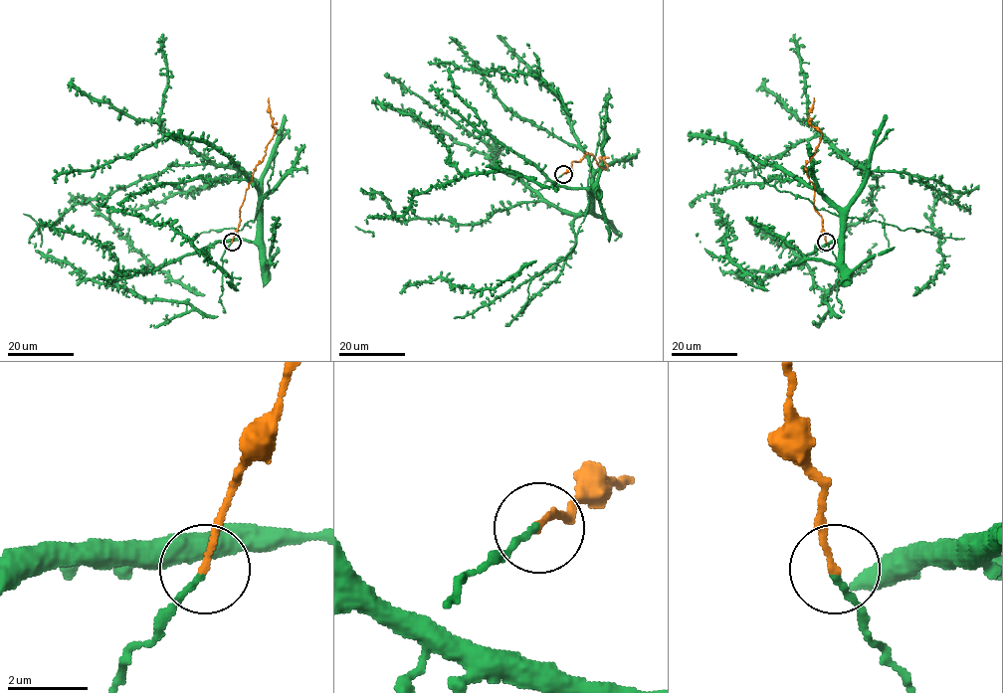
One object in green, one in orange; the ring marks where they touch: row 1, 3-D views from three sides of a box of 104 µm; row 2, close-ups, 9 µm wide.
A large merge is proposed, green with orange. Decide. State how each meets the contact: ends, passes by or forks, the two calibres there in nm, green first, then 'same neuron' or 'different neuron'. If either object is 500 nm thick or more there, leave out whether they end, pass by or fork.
green ends there; orange ends there; 150 nm thick on the green side, 180 nm on the other; same neuron

